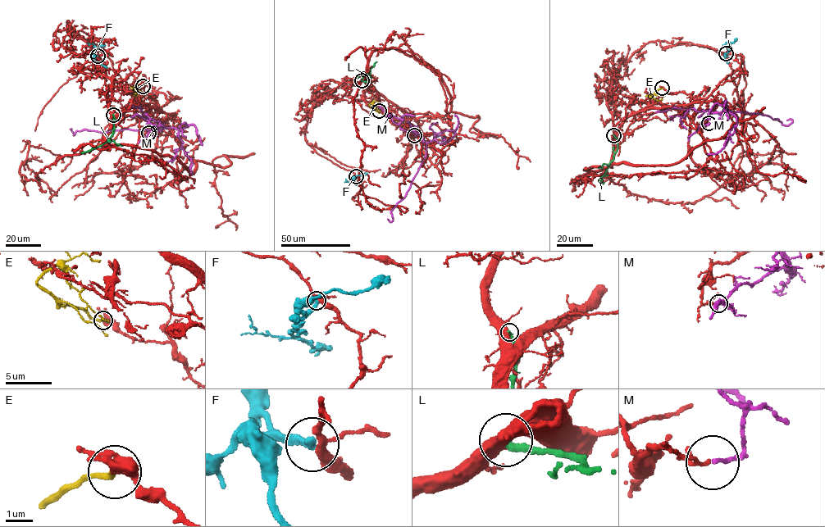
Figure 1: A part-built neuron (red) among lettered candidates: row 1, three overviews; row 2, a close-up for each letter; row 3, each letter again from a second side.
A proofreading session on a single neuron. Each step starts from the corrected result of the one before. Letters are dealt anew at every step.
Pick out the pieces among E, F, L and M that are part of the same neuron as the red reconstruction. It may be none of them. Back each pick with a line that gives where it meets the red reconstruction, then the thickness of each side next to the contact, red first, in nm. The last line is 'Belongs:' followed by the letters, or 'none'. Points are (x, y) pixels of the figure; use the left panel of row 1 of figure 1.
Belongs: none

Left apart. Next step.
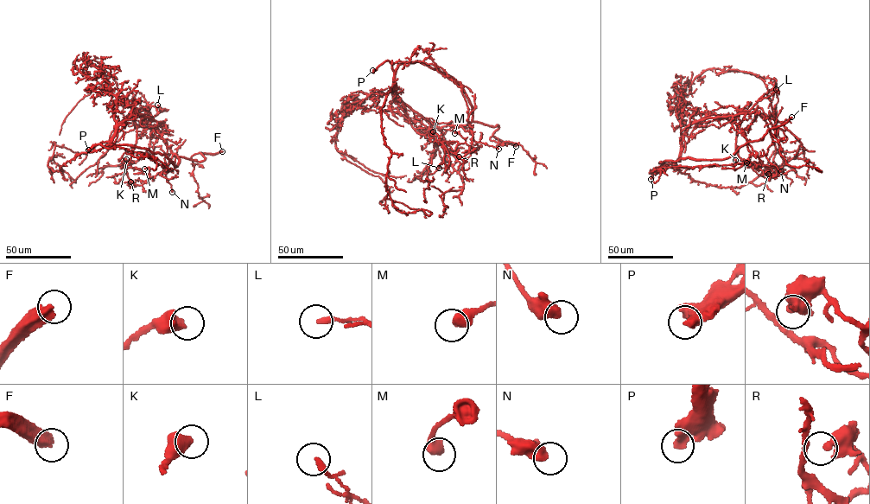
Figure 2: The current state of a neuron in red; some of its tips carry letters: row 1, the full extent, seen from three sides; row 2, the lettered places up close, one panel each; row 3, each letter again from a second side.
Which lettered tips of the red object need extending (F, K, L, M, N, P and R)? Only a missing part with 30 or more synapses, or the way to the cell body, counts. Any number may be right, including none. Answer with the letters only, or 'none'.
F, P

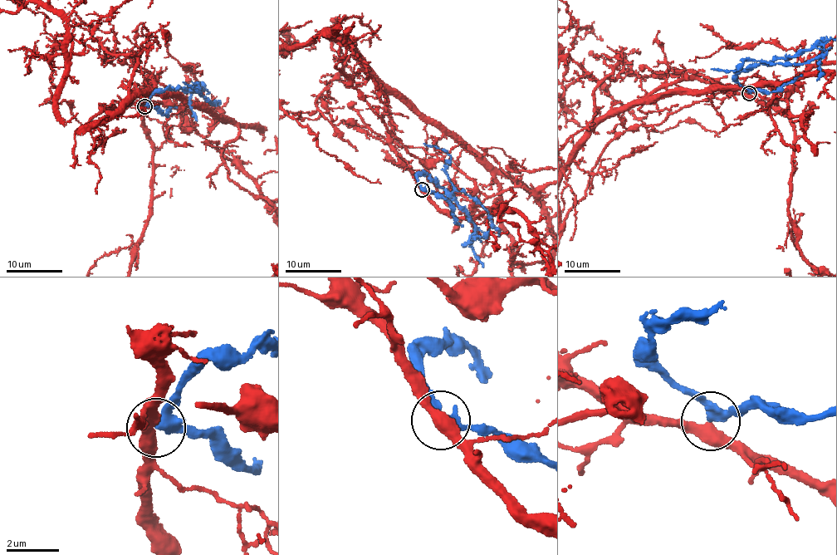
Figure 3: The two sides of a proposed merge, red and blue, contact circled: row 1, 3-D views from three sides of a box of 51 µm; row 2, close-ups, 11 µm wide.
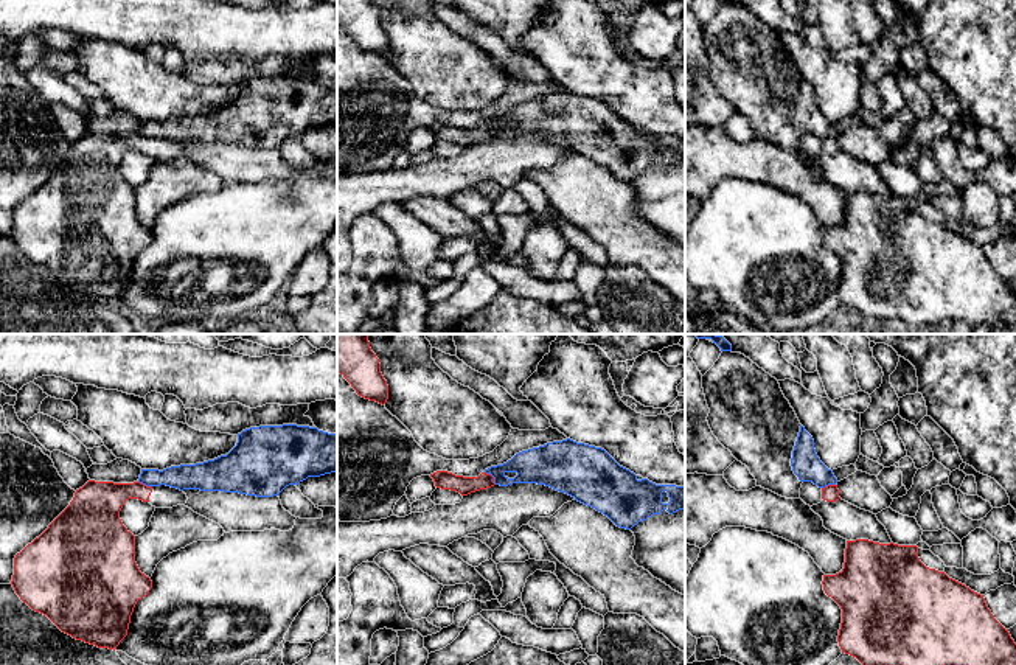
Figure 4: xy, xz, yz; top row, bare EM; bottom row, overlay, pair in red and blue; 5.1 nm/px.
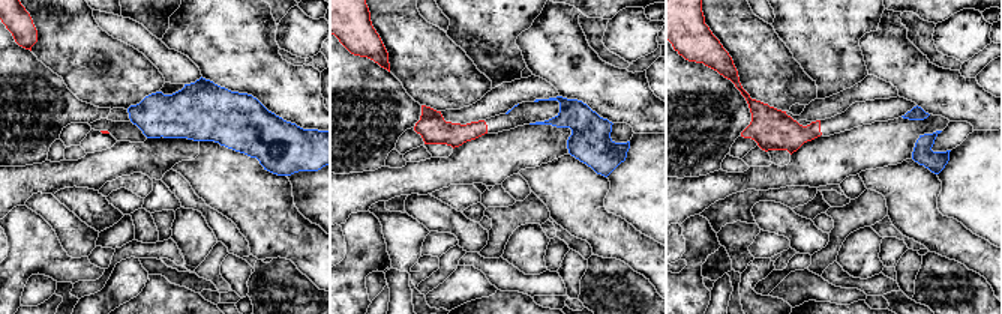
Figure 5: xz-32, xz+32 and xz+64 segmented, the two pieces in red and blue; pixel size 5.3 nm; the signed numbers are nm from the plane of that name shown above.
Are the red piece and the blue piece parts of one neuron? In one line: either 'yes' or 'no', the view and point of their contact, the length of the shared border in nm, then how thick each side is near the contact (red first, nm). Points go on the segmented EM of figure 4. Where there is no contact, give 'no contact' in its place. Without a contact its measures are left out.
no | xz (493, 477) | 90 nm | 100/190 nm

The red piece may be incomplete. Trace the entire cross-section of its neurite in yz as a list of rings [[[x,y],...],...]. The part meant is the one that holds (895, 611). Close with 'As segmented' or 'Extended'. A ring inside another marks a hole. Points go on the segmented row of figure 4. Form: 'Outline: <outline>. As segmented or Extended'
Outline: [[[847,541],[844,569],[836,575],[823,575],[822,584],[842,609],[837,635],[840,649],[862,665],[1016,665],[1016,643],[994,618],[983,595],[945,572],[926,567],[917,545]]]. As segmented

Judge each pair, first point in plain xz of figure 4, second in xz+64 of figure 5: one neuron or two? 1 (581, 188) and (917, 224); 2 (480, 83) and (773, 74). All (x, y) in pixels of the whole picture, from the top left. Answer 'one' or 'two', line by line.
1: one
2: one

